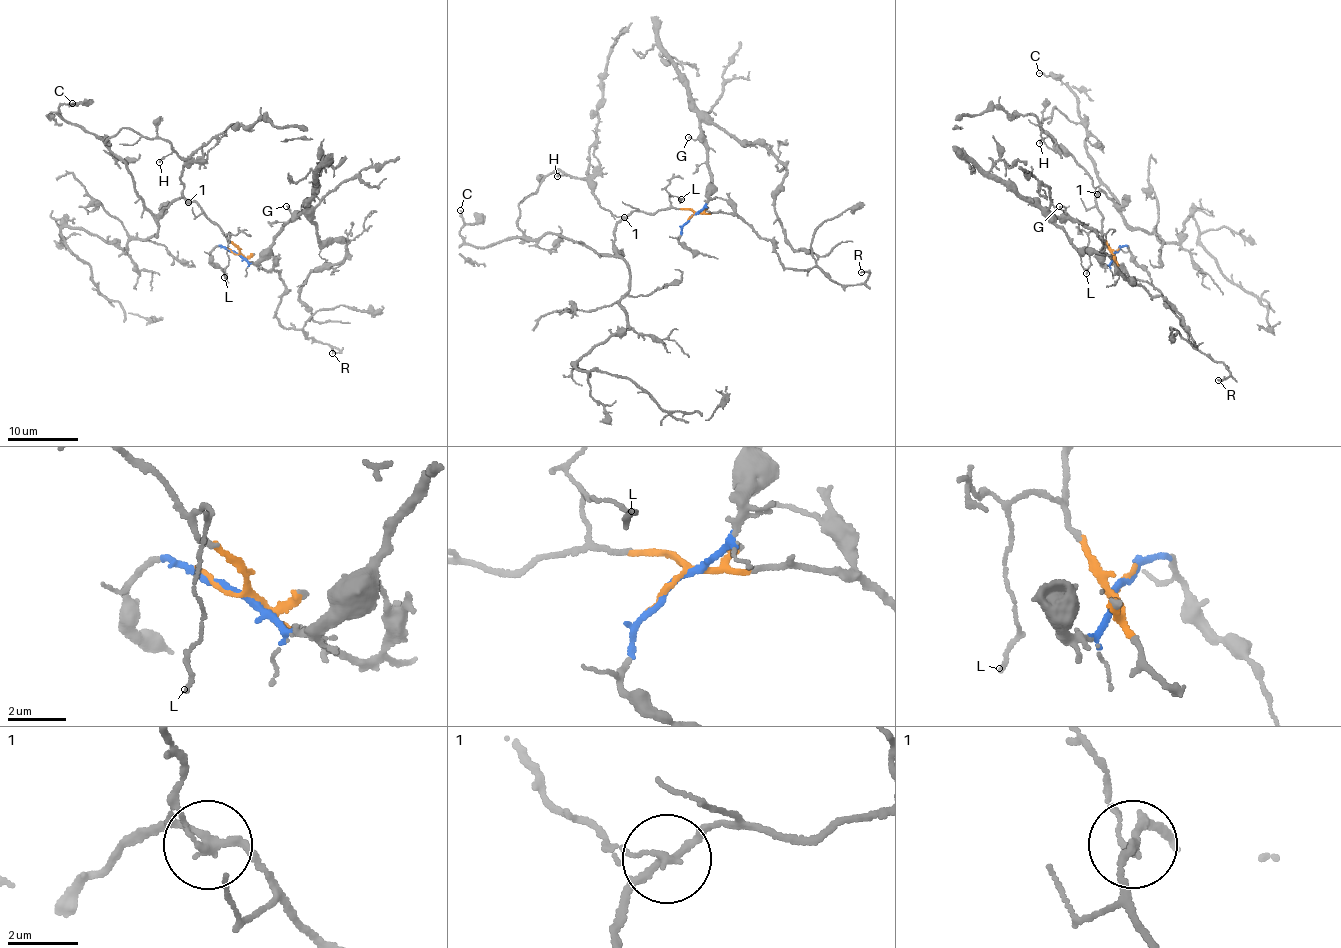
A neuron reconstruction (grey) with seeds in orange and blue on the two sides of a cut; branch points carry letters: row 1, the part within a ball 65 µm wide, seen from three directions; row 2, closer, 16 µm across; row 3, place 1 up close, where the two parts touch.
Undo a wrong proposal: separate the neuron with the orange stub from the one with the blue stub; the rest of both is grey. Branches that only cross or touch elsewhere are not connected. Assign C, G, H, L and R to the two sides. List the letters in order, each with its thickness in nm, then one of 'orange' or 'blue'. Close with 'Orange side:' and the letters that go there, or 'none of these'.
C: 120 nm thick; orange
G: 120 nm thick; blue
H: 140 nm thick; orange
L: 120 nm thick; orange
R: 100 nm thick; orange
Orange side: C, H, L, R

